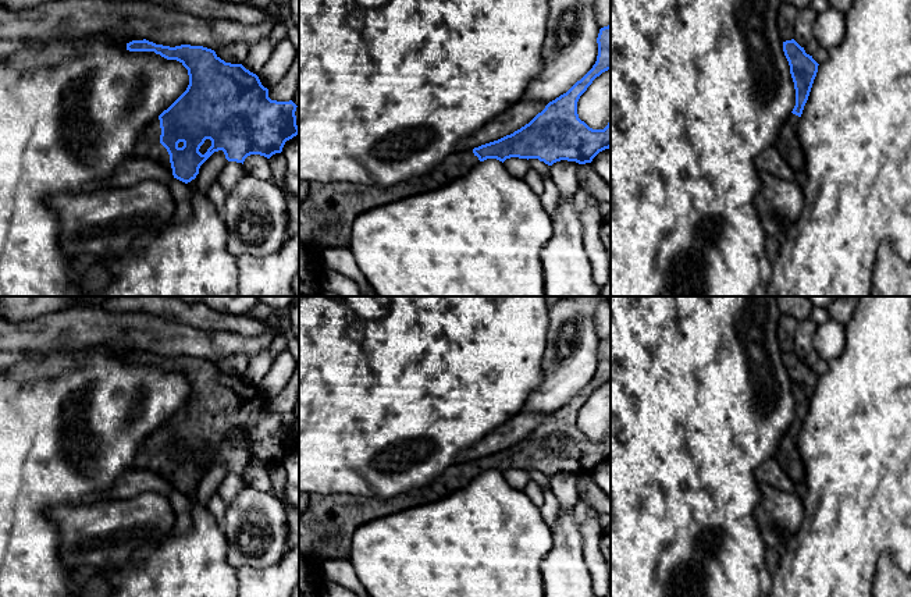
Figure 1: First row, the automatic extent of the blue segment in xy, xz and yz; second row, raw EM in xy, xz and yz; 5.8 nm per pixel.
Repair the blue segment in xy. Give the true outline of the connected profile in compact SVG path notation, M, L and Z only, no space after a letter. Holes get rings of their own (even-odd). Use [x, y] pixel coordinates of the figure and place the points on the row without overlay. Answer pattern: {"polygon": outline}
{"polygon": "M143 351L127 355L127 362L154 363L167 372L179 373L188 381L186 402L147 437L132 463L132 468L159 473L185 495L196 490L200 477L214 463L223 462L228 473L242 476L250 466L270 470L299 445L295 427L298 417L292 412L271 412L256 385L242 376L225 374L211 360L191 356L170 359Z"}

